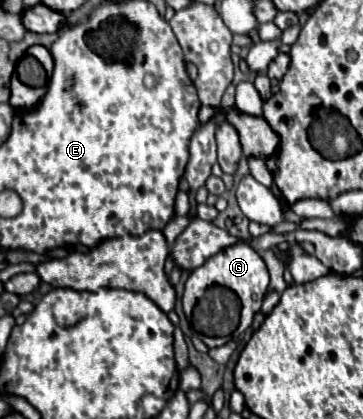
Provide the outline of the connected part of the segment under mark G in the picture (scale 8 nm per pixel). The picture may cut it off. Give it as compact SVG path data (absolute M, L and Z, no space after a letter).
M236 243L236 245L230 245L230 247L224 247L224 251L218 251L216 255L212 255L210 259L206 259L204 265L200 265L198 269L194 269L186 281L186 289L184 289L184 297L182 297L182 303L184 303L184 313L186 317L192 315L192 309L194 309L194 303L196 299L200 299L204 295L204 291L210 287L210 283L216 283L216 285L222 285L222 287L228 287L232 289L238 297L242 297L242 325L240 325L240 331L246 331L252 323L252 317L256 313L260 313L260 307L262 307L262 301L268 293L268 283L270 283L270 277L268 277L268 269L262 261L262 257L248 245L248 243Z

